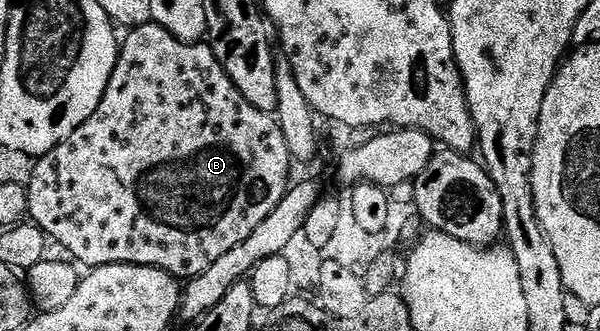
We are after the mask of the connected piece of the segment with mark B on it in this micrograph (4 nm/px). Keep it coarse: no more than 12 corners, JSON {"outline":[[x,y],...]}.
{"outline":[[153,21],[35,162],[86,269],[204,273],[292,183],[271,112]]}

